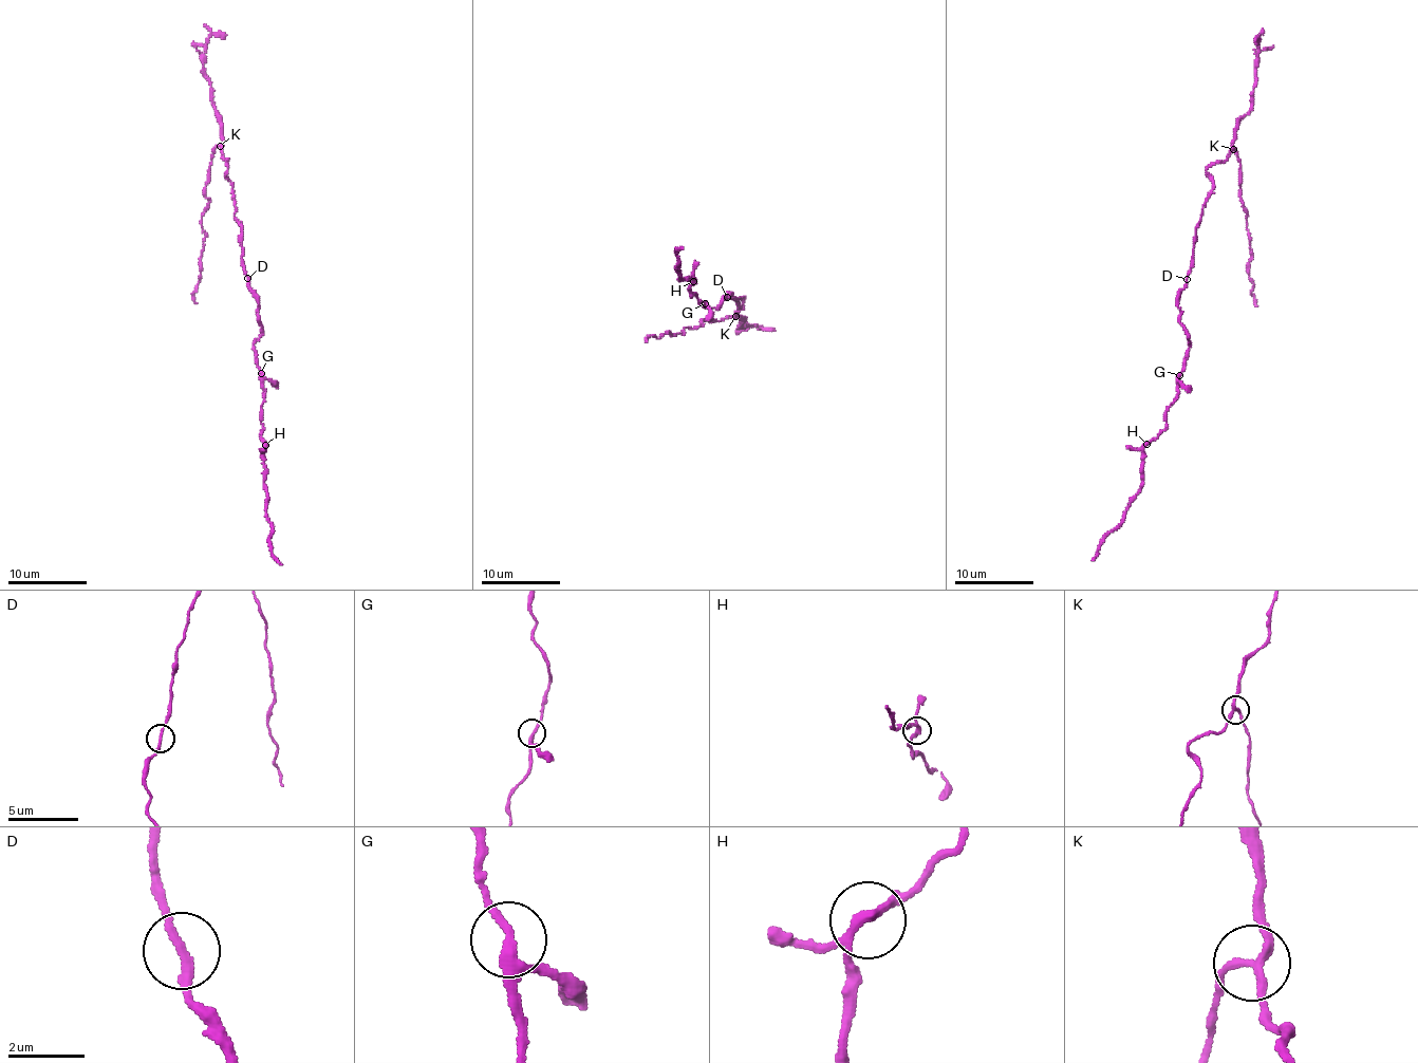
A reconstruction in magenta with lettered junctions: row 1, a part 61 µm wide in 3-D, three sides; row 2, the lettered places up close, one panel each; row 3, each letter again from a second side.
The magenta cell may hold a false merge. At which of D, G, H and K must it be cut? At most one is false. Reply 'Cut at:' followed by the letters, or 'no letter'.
Cut at: K

